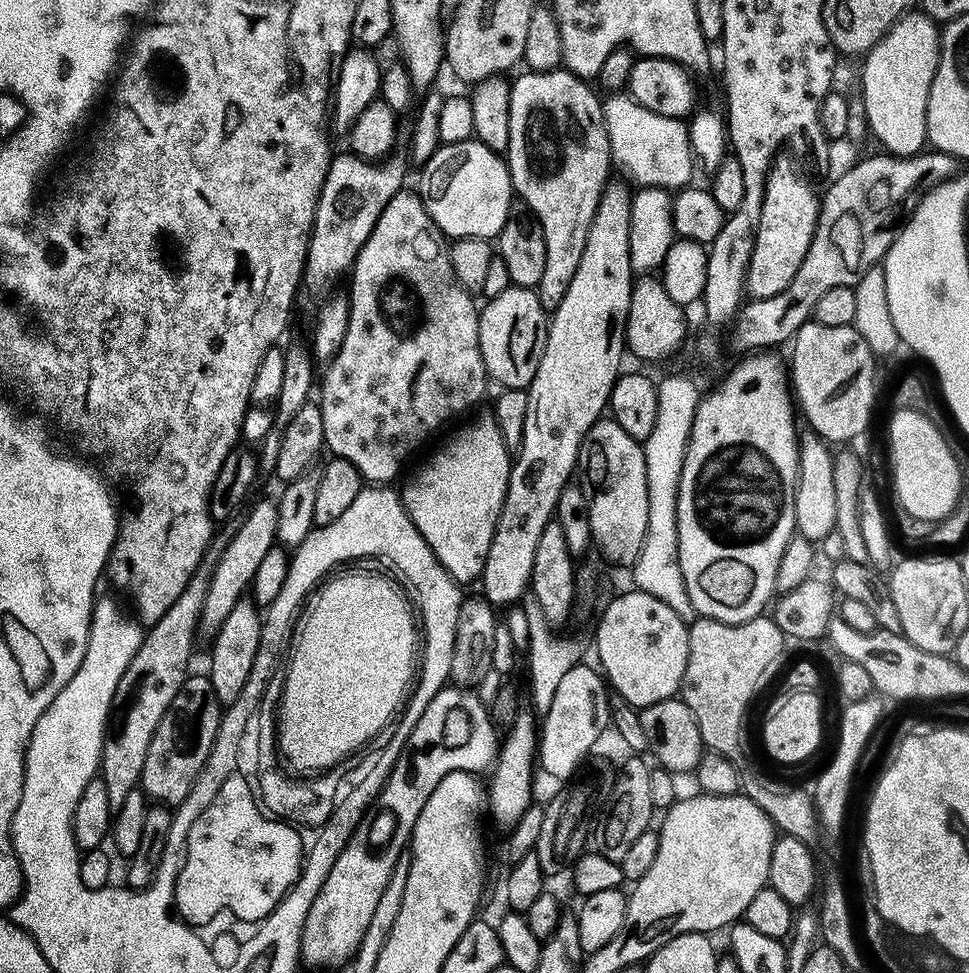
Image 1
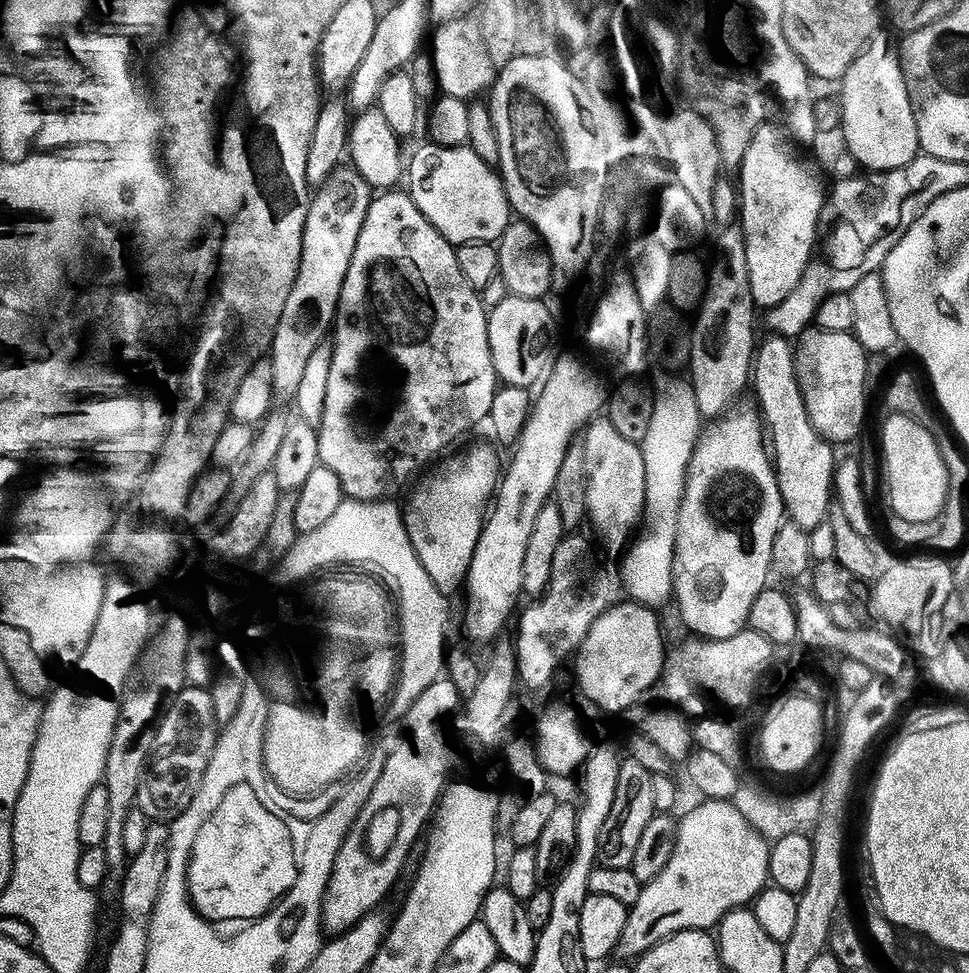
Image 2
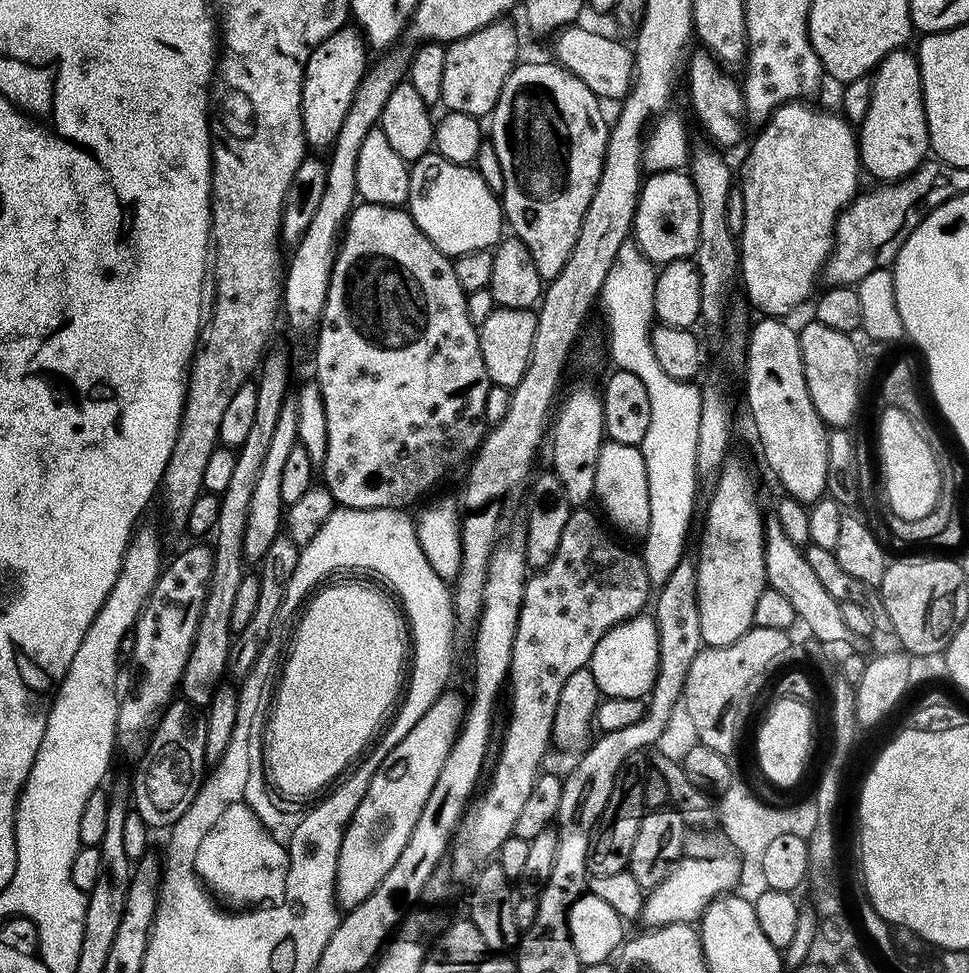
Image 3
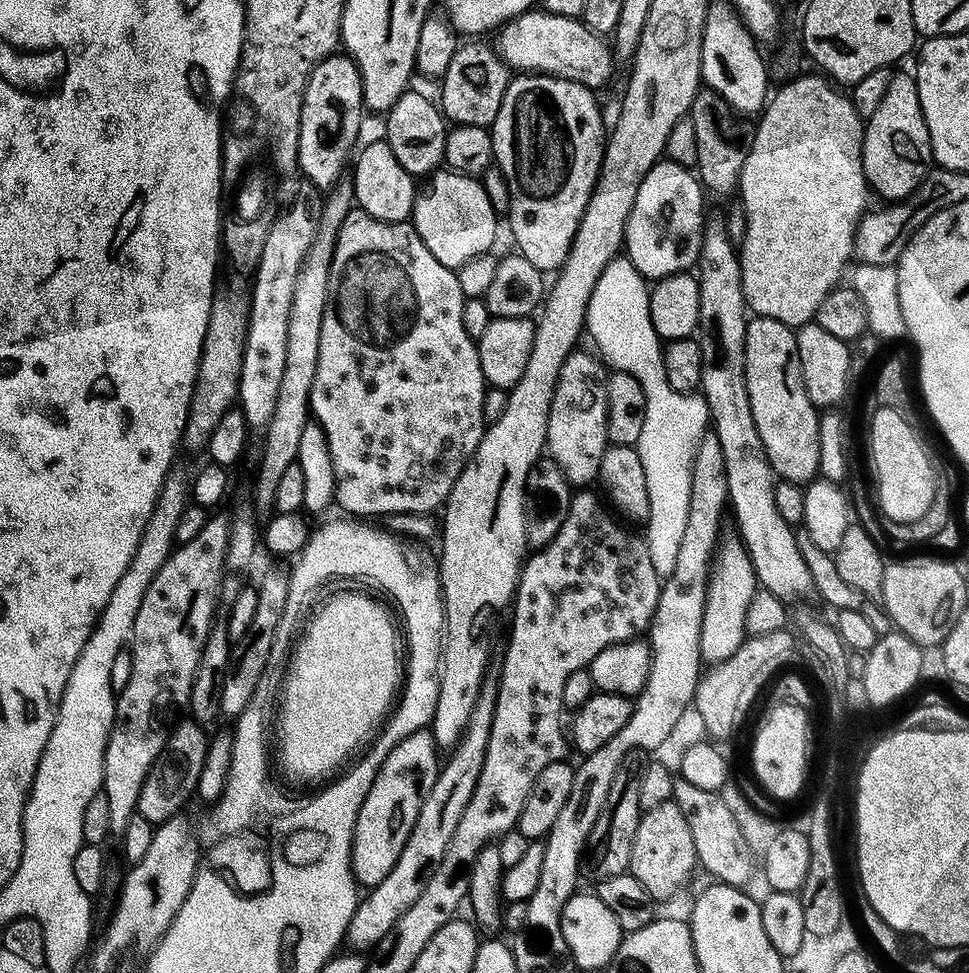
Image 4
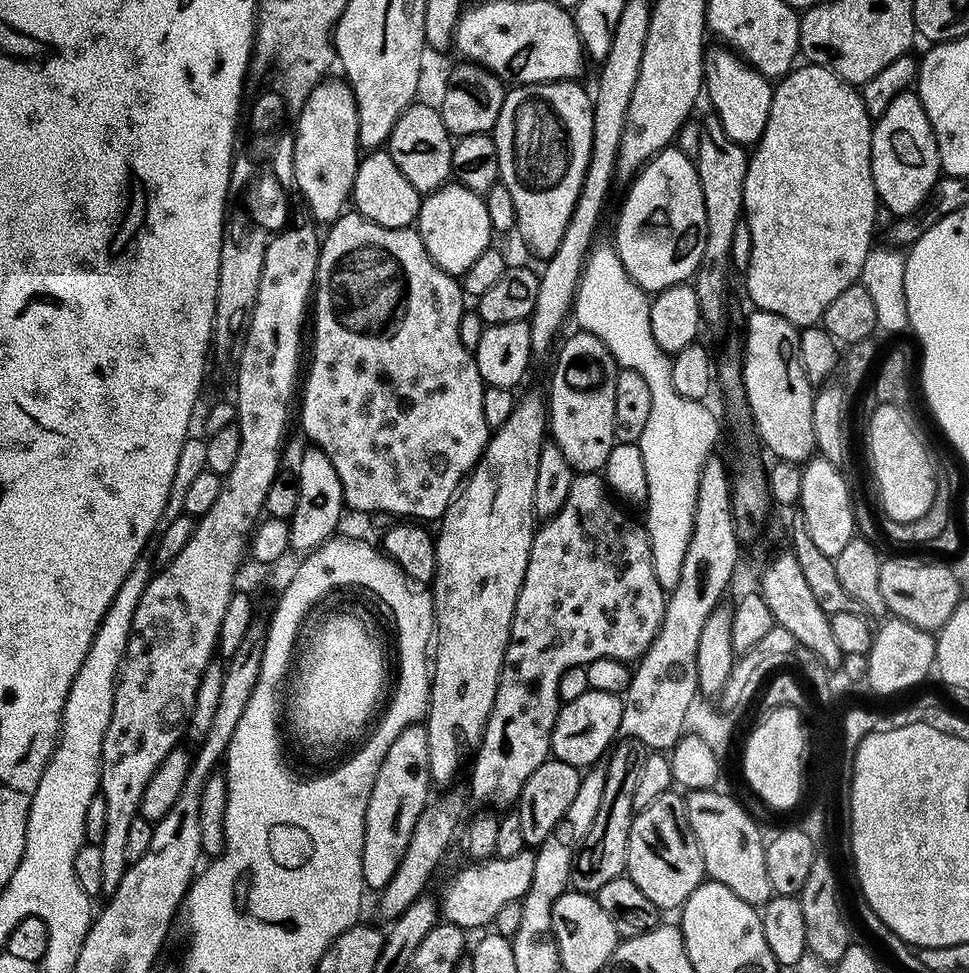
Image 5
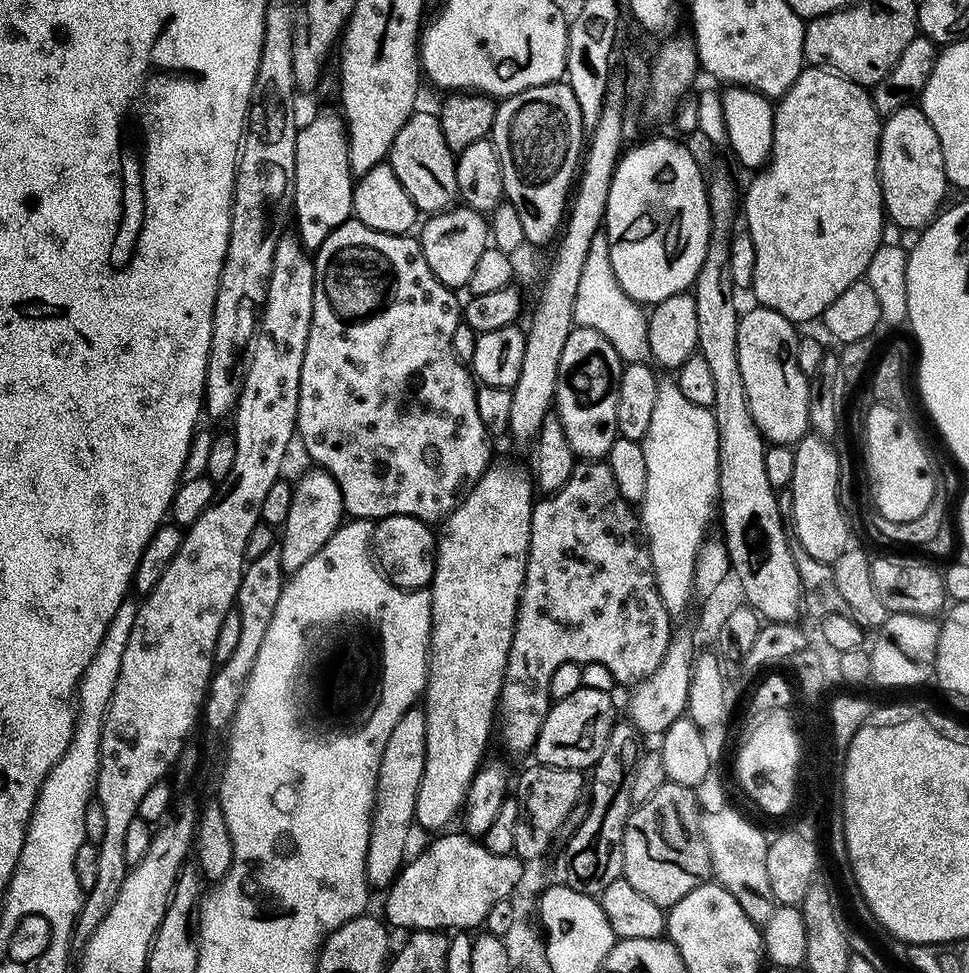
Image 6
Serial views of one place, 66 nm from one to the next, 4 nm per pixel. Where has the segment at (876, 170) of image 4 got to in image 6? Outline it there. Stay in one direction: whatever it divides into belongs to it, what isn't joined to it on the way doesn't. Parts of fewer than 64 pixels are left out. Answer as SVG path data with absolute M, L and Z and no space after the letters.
M909 106L894 110L880 125L878 174L882 186L884 210L889 221L900 228L923 229L932 223L945 203L944 191L950 188L944 173L942 146L934 126L926 118L923 108Z

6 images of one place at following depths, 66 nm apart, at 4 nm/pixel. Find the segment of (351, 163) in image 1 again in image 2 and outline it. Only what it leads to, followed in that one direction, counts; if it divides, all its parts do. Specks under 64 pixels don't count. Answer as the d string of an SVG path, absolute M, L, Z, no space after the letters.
M337 166L315 189L316 197L307 201L304 215L302 250L298 254L293 281L287 292L286 303L279 315L278 326L272 336L272 347L268 351L271 362L271 392L273 403L280 408L291 405L302 382L303 371L306 370L307 359L314 348L325 343L336 318L338 294L342 290L342 282L346 278L346 270L350 266L350 258L354 254L354 246L358 242L358 234L362 234L362 226L368 217L368 207L374 195L374 189L356 172L352 166Z

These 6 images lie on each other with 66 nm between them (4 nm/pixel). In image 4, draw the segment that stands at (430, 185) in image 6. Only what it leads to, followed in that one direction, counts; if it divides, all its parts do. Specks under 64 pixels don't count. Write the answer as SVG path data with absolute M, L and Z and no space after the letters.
M409 90L401 94L398 102L386 113L388 125L383 135L393 151L394 158L412 177L424 178L437 171L444 164L444 147L450 131L443 112L440 111L437 101L420 92Z

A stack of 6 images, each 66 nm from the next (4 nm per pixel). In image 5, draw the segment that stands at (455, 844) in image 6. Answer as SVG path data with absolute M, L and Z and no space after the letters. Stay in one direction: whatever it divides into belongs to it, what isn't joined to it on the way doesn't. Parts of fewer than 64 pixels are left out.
M525 850L514 854L514 858L491 858L479 862L469 863L469 868L464 868L448 885L444 888L444 897L439 897L438 907L443 919L449 924L456 924L459 928L471 930L471 928L487 929L492 923L494 914L498 914L498 909L506 906L506 902L523 900L526 890L530 890L530 882L534 882L534 858L535 851Z

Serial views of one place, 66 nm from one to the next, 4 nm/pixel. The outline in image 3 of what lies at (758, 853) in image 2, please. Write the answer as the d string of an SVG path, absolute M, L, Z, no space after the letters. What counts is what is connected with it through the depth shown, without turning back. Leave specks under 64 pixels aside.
M732 850L714 852L704 856L686 854L672 865L662 882L653 887L644 899L644 909L640 920L645 929L651 930L671 924L692 924L703 916L709 902L719 895L725 895L735 889L742 873L741 857Z

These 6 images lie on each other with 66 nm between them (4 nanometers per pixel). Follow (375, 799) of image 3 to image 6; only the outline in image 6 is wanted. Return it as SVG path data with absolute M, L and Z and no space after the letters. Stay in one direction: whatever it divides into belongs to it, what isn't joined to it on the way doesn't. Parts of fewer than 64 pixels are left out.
M413 706L398 718L386 750L382 750L382 766L378 766L378 786L376 804L372 808L372 829L370 846L366 850L366 874L373 889L386 890L396 881L396 875L406 863L404 847L408 835L414 829L418 786L422 782L422 770L426 766L426 718L424 709Z

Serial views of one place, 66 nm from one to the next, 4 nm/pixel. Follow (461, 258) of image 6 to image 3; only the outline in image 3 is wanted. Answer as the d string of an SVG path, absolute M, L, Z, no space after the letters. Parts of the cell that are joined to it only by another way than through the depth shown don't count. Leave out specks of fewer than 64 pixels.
M435 150L427 152L411 165L406 210L412 215L422 234L426 234L426 238L430 238L430 242L434 242L434 246L449 258L477 252L483 248L491 249L500 243L500 227L503 229L506 224L501 197L490 190L482 174L475 167L450 162Z

